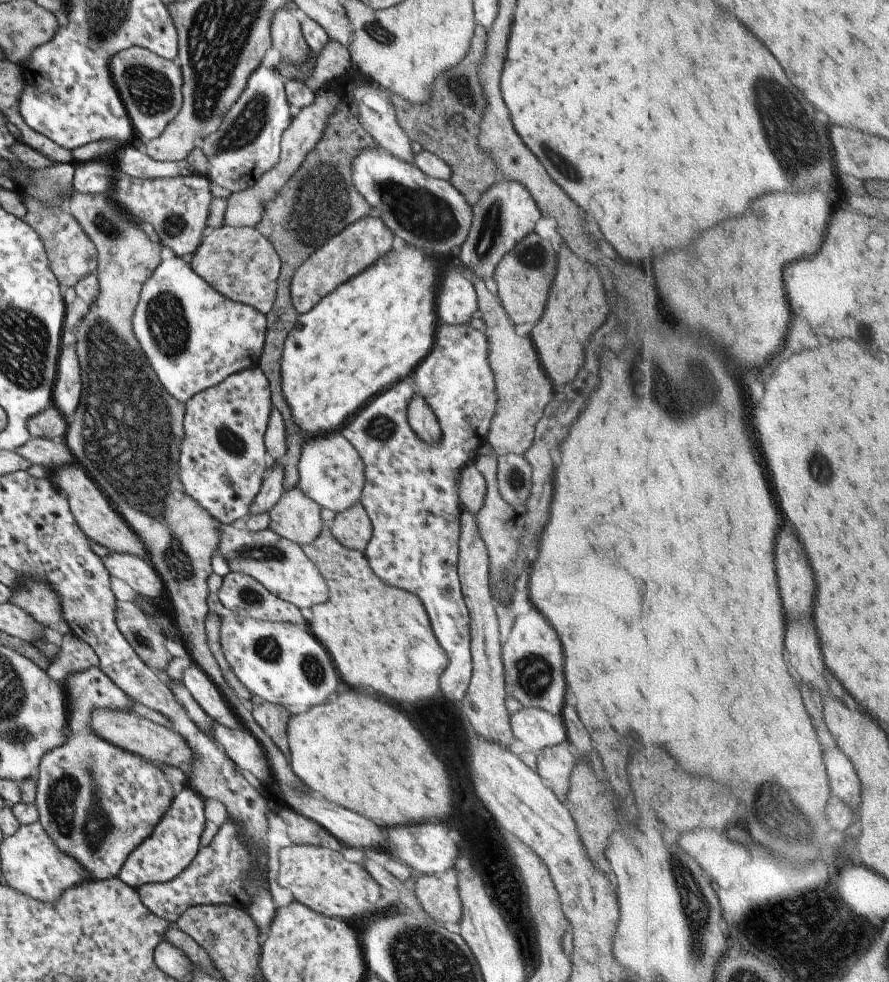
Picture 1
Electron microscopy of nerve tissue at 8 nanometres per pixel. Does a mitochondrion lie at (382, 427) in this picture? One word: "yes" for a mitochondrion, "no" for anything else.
yes

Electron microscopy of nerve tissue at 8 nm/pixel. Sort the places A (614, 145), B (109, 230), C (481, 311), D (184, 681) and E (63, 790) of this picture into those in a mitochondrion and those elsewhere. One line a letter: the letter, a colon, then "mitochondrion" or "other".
A: other
B: mitochondrion
C: other
D: other
E: mitochondrion

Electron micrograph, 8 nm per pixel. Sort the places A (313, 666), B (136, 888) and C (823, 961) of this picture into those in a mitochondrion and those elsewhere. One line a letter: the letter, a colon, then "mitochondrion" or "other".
A: mitochondrion
B: other
C: other

